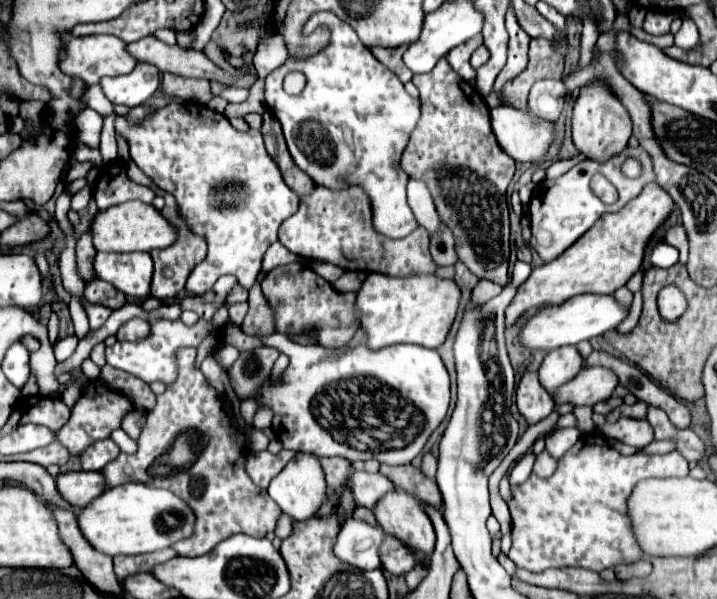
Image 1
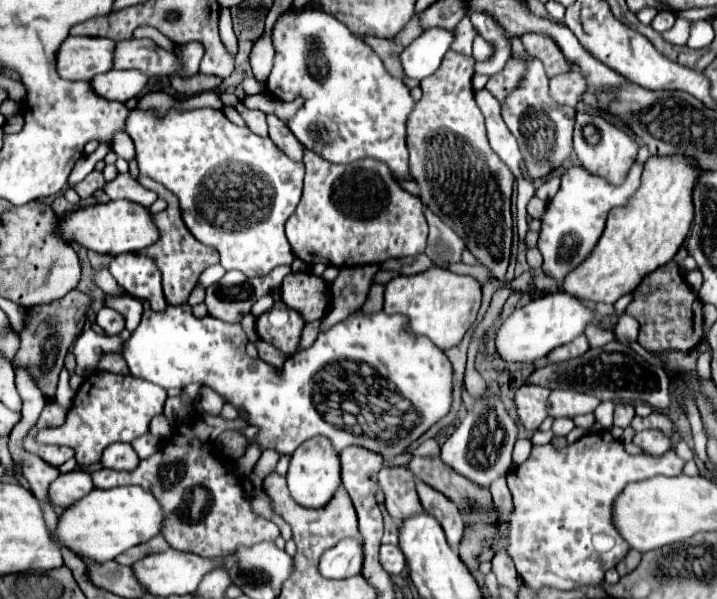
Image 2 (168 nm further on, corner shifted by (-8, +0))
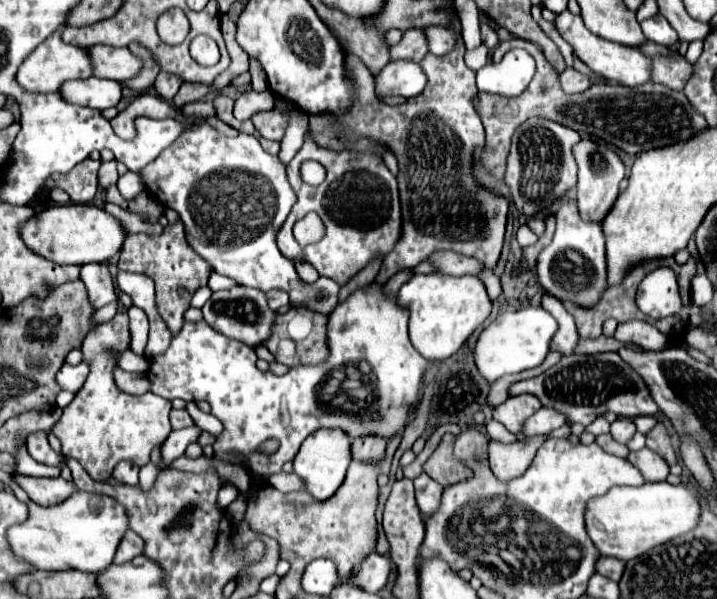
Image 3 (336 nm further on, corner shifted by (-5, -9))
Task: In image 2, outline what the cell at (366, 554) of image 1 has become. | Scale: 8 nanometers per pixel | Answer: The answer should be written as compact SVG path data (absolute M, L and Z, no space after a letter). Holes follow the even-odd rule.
M343 539L333 549L323 553L319 571L327 579L343 579L359 575L363 569L363 543L361 539Z

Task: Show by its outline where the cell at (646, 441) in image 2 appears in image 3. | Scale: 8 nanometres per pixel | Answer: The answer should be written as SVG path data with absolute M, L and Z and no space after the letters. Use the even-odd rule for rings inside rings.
M642 448L638 452L630 452L628 460L642 472L646 482L662 482L662 480L666 480L668 472L670 472L664 458L648 448Z

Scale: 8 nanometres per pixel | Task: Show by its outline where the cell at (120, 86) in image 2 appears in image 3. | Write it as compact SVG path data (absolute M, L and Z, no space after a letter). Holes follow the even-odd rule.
M86 78L84 82L64 82L58 90L68 102L76 106L88 106L96 110L112 108L122 98L122 86L116 80L100 80L100 78Z

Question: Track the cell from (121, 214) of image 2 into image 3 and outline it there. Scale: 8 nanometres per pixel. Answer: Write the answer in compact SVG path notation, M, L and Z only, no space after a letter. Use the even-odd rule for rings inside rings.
M66 204L46 208L32 216L28 222L20 224L20 236L34 254L40 254L42 258L48 258L56 264L80 266L110 260L126 240L126 234L118 220L90 204Z

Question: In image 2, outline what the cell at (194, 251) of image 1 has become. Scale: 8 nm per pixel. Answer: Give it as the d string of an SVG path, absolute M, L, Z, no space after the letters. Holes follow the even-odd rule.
M139 175L137 181L139 181L143 187L155 191L159 197L163 197L163 199L167 201L167 209L155 215L155 223L157 223L157 227L161 229L161 239L159 239L155 245L151 245L151 247L141 249L139 253L151 257L151 259L157 263L157 267L161 269L161 275L163 275L163 291L165 291L167 303L171 303L171 305L187 303L187 297L189 297L189 293L195 289L199 275L201 275L209 265L219 263L219 253L217 253L213 247L207 247L207 245L199 243L199 241L189 233L189 229L183 225L183 219L181 219L179 199L177 199L169 189L165 189L165 187L159 185L157 181L151 181L149 177L143 177L143 175Z

